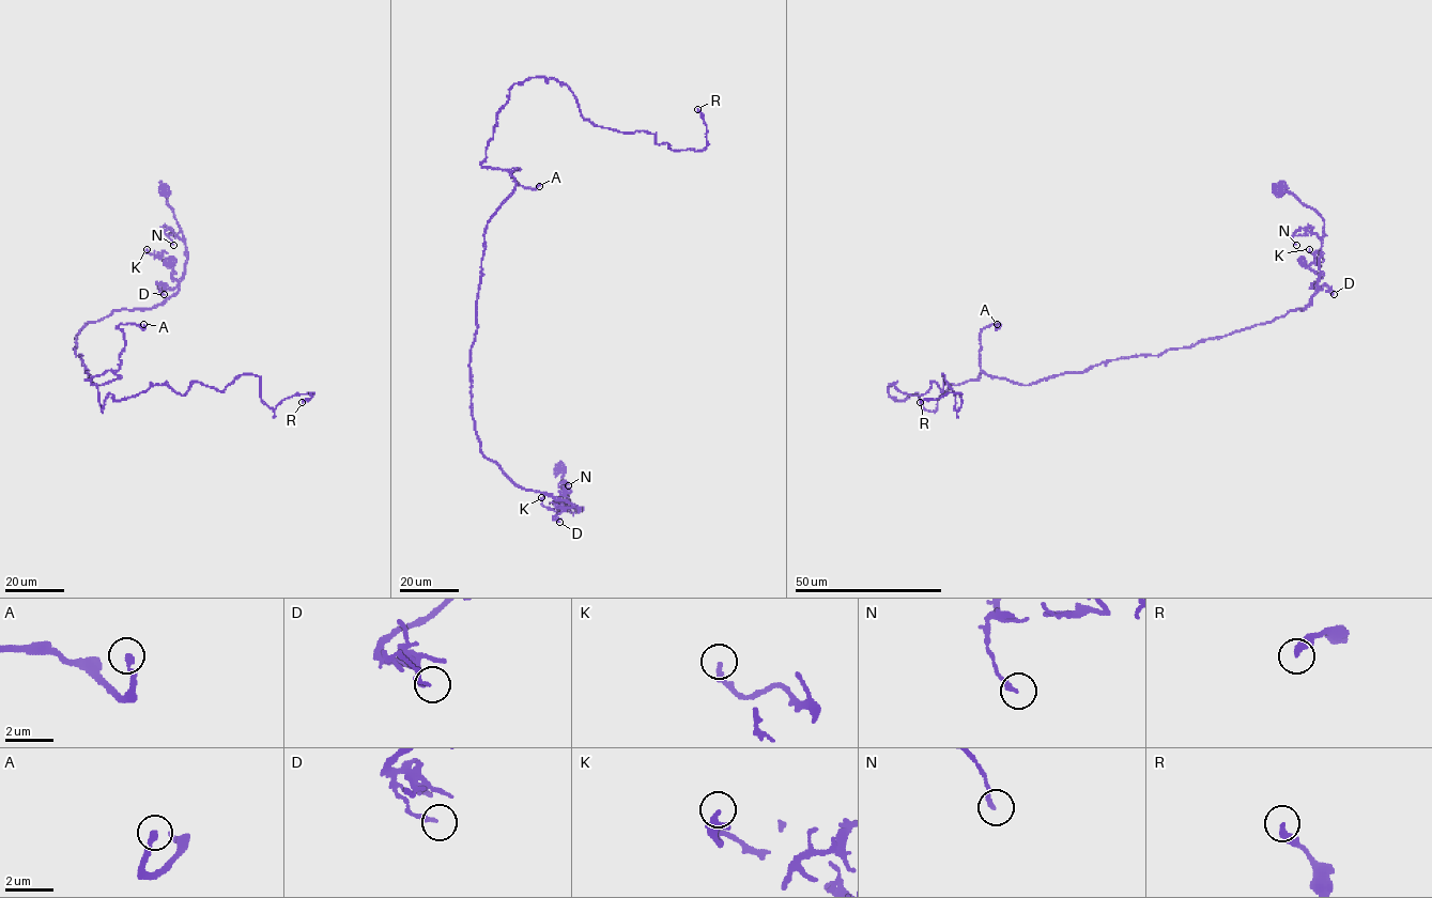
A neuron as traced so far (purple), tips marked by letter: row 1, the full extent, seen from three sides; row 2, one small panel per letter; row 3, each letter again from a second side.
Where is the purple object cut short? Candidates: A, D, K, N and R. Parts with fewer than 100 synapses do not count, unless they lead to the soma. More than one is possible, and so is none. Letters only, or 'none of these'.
A

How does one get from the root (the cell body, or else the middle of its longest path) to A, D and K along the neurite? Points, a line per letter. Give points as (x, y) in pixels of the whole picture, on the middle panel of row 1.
A: (559, 467), (578, 512), (490, 461), (472, 407), (486, 228), (514, 168), (519, 184), (539, 186)
D: (559, 467), (561, 492), (569, 509), (578, 512), (582, 509), (565, 508), (553, 517), (559, 522)
K: (559, 467), (569, 509), (582, 509), (568, 507), (568, 498), (565, 506), (550, 509), (541, 505), (541, 497)

